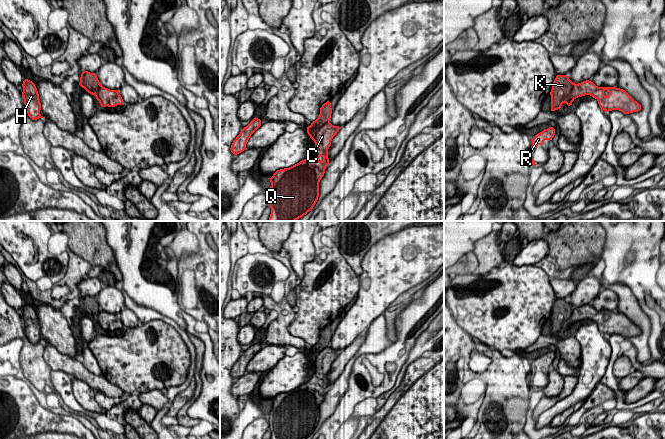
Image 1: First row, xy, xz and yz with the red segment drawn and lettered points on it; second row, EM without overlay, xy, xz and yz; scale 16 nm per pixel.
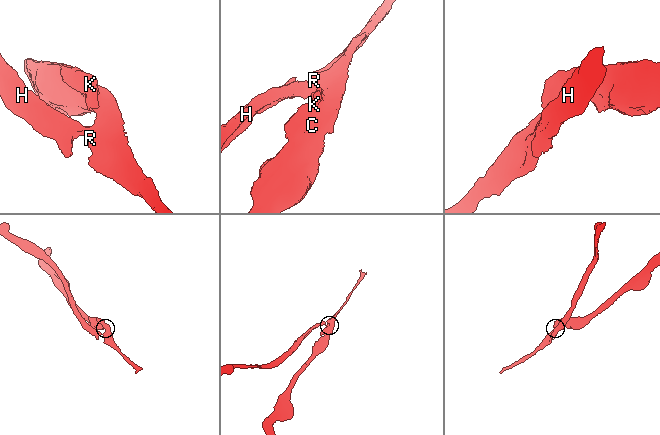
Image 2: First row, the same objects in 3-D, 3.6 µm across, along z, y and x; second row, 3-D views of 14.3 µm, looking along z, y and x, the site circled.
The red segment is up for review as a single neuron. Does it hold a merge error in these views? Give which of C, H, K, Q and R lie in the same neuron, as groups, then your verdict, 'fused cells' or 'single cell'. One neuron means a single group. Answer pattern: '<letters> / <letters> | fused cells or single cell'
C H Q R / K | fused cells

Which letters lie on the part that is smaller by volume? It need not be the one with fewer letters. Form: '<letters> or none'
K

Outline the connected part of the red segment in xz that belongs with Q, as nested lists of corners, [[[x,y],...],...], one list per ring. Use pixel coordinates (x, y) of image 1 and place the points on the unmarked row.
[[[330,346],[317,354],[315,373],[298,388],[277,394],[270,402],[270,439],[306,439],[319,421],[319,406],[329,388],[328,373],[341,351]]]

